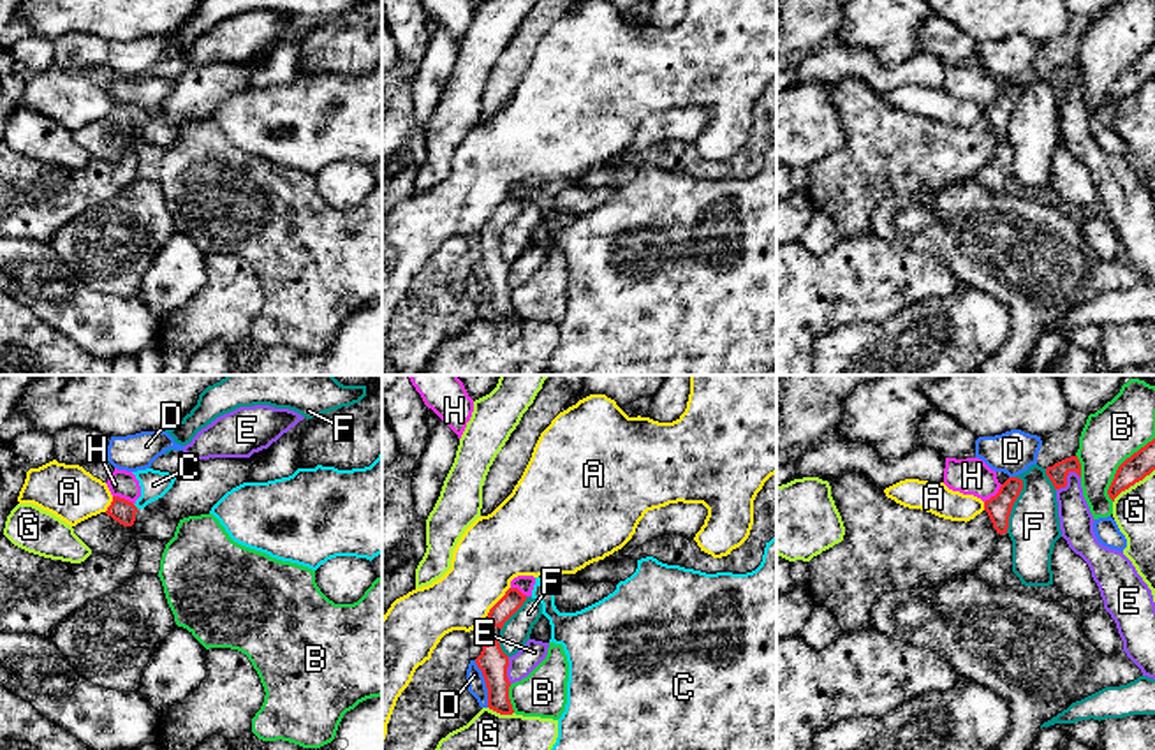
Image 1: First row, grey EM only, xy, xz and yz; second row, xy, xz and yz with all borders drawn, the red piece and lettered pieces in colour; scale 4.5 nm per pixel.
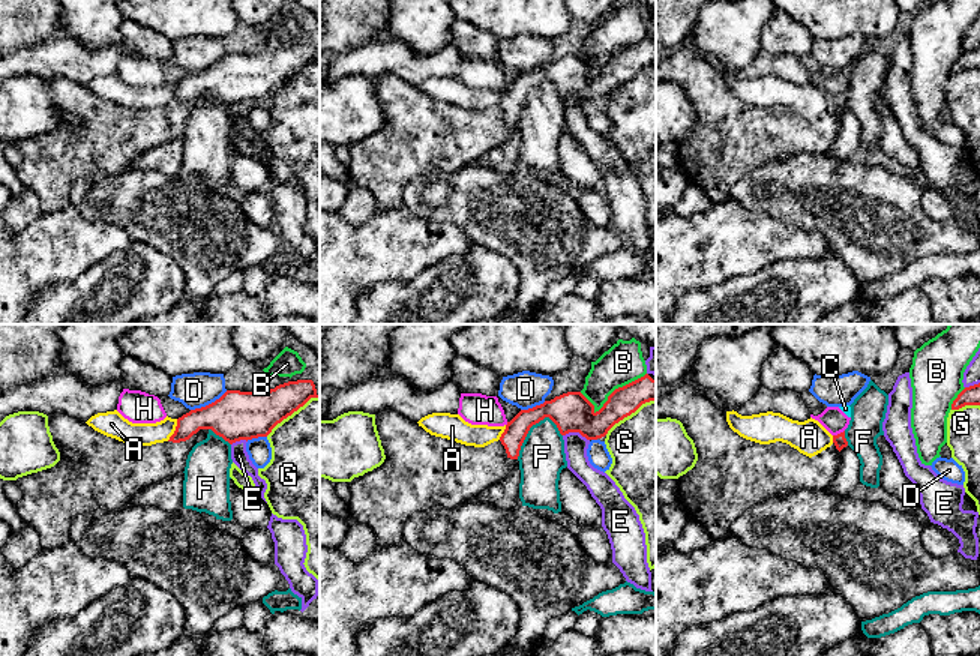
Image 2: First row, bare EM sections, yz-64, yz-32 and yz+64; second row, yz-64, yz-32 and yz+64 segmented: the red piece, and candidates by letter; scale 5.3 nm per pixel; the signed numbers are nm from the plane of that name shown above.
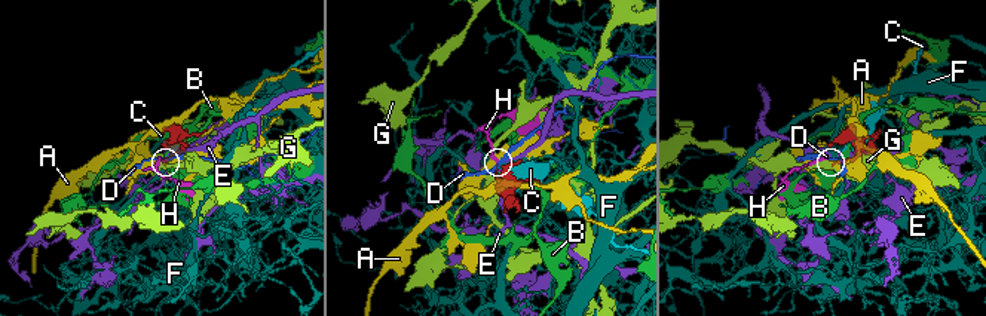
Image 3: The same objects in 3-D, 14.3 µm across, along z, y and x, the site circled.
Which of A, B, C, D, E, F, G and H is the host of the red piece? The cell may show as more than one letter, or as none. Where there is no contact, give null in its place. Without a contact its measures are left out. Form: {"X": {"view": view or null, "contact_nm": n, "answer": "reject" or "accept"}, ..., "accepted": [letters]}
{"A": {"view": "xz", "contact_nm": 170, "answer": "reject"}, "B": {"view": "yz", "contact_nm": 360, "answer": "reject"}, "C": {"view": "xy", "contact_nm": 40, "answer": "reject"}, "D": {"view": "xz", "contact_nm": 220, "answer": "reject"}, "E": {"view": "yz", "contact_nm": 130, "answer": "reject"}, "F": {"view": "yz", "contact_nm": 260, "answer": "reject"}, "G": {"view": "yz", "contact_nm": 240, "answer": "reject"}, "H": {"view": "yz", "contact_nm": 120, "answer": "reject"}, "accepted": []}

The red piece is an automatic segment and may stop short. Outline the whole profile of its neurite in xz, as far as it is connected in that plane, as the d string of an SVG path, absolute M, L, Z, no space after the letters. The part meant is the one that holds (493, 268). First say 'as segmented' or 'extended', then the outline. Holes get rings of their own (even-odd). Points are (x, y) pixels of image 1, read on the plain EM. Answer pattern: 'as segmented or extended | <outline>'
extended | M509 194L505 201L489 215L488 222L479 232L482 257L475 264L475 269L482 276L486 287L488 313L500 320L514 319L509 305L509 262L500 254L500 236L525 206L526 201L523 201L518 194Z

